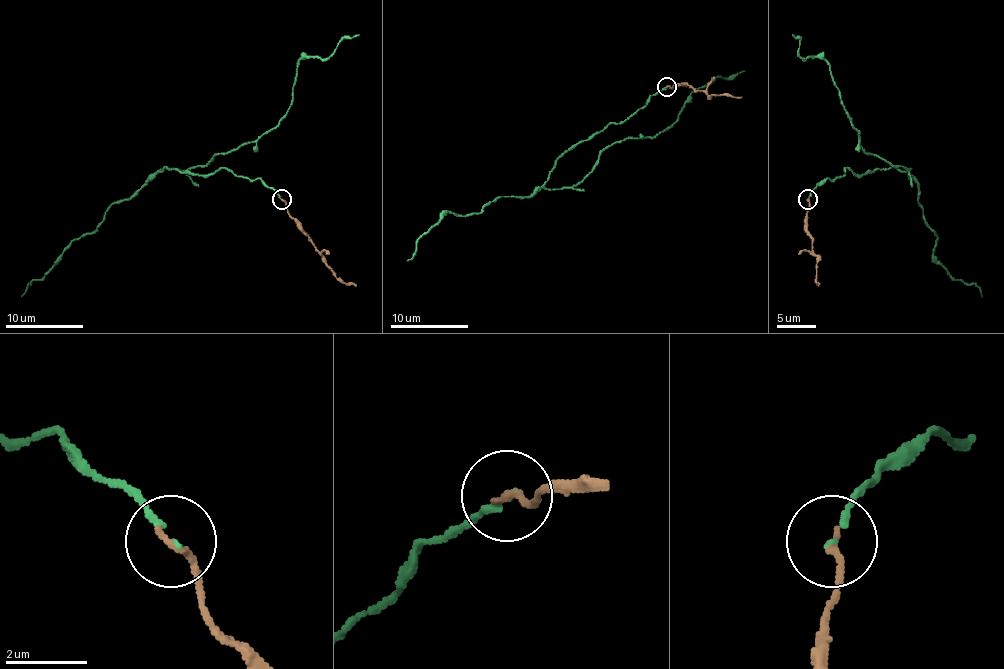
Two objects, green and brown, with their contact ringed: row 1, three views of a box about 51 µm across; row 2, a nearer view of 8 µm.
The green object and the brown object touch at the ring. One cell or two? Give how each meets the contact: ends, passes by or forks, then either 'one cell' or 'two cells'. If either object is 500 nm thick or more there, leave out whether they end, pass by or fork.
green ends there; brown ends there; two cells

